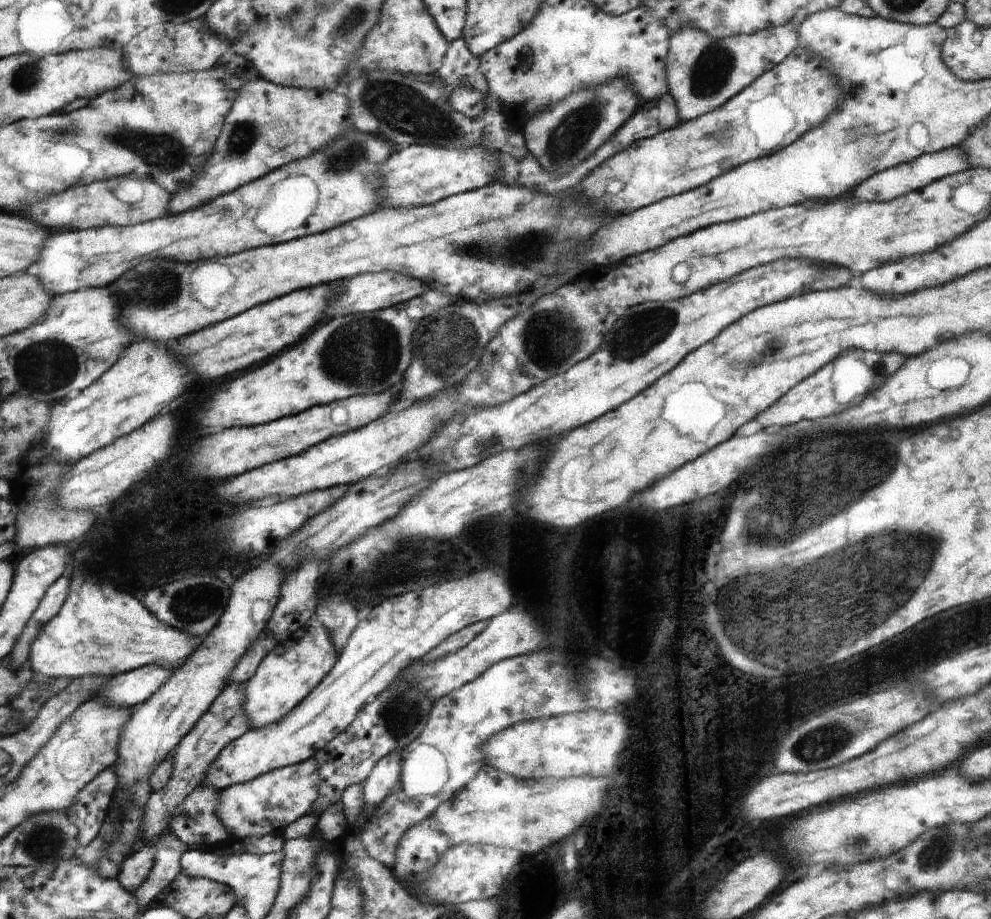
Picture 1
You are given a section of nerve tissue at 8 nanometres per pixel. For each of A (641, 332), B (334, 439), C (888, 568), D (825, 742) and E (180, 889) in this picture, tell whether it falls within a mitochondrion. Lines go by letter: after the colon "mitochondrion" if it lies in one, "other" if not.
A: mitochondrion
B: other
C: mitochondrion
D: mitochondrion
E: other

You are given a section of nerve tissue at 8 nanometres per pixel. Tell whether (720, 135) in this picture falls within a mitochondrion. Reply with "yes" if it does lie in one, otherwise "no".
yes

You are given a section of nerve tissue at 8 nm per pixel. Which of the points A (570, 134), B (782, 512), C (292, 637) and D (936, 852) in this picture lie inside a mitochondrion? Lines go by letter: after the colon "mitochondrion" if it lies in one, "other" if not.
A: mitochondrion
B: mitochondrion
C: other
D: mitochondrion

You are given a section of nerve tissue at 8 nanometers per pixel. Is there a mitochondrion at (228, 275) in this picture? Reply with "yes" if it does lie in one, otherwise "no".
no

